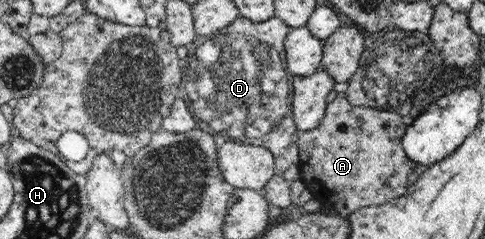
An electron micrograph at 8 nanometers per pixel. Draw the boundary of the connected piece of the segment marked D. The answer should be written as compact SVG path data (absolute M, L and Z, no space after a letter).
M239 16L229 27L207 36L198 35L191 45L186 46L189 53L183 62L183 77L179 84L180 93L177 94L179 99L186 99L190 110L203 119L204 129L217 144L234 142L265 147L273 155L276 166L274 174L281 176L300 160L296 143L299 129L292 113L293 75L286 68L285 39L290 30L291 27L276 17L255 23Z

